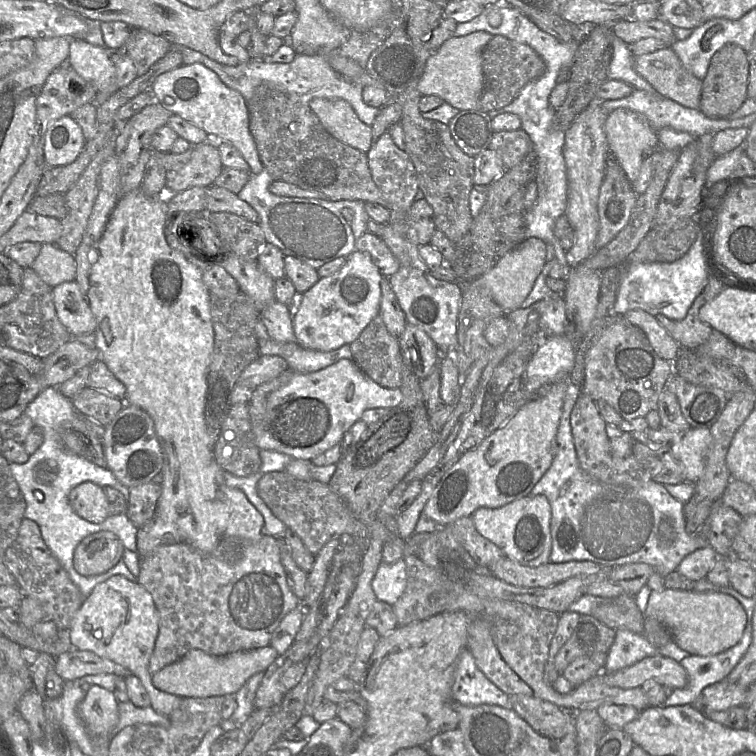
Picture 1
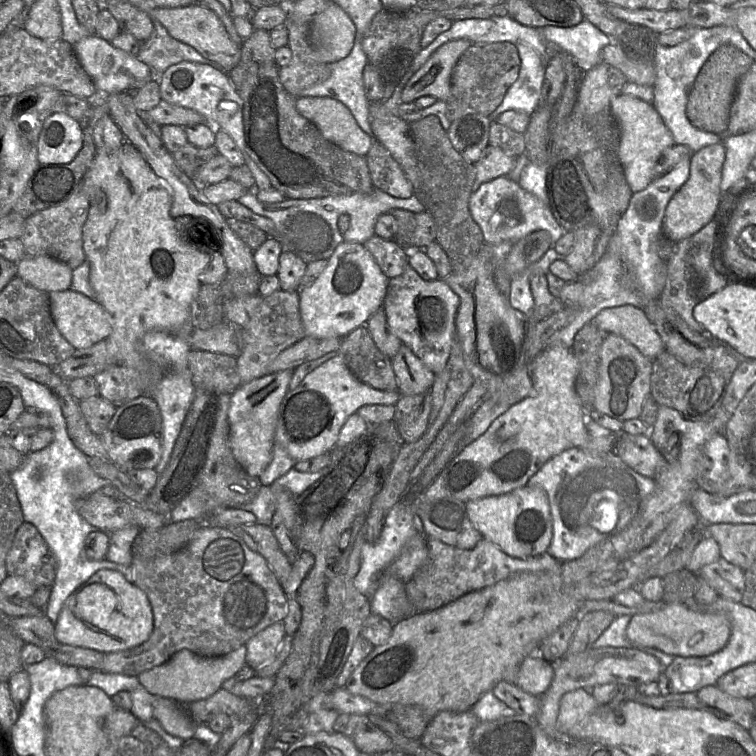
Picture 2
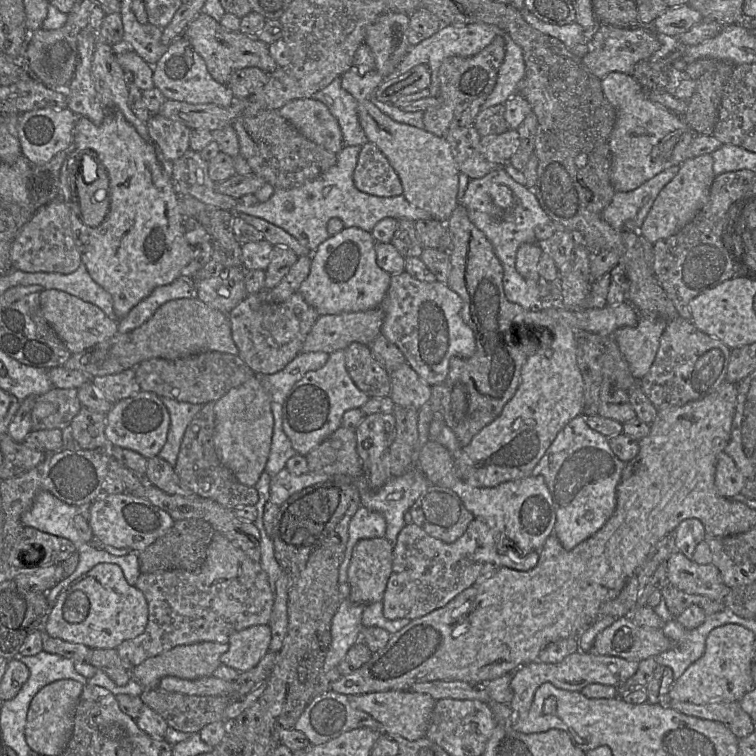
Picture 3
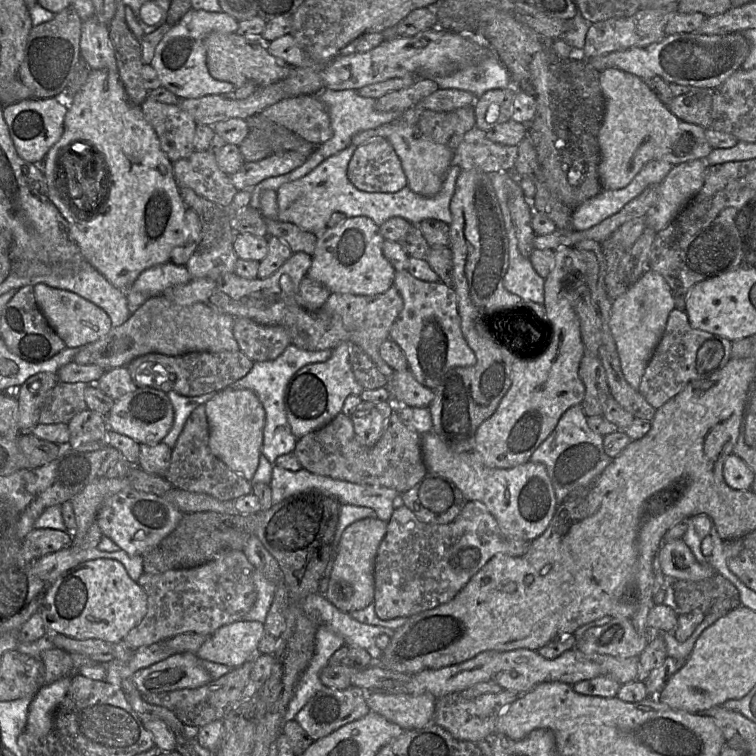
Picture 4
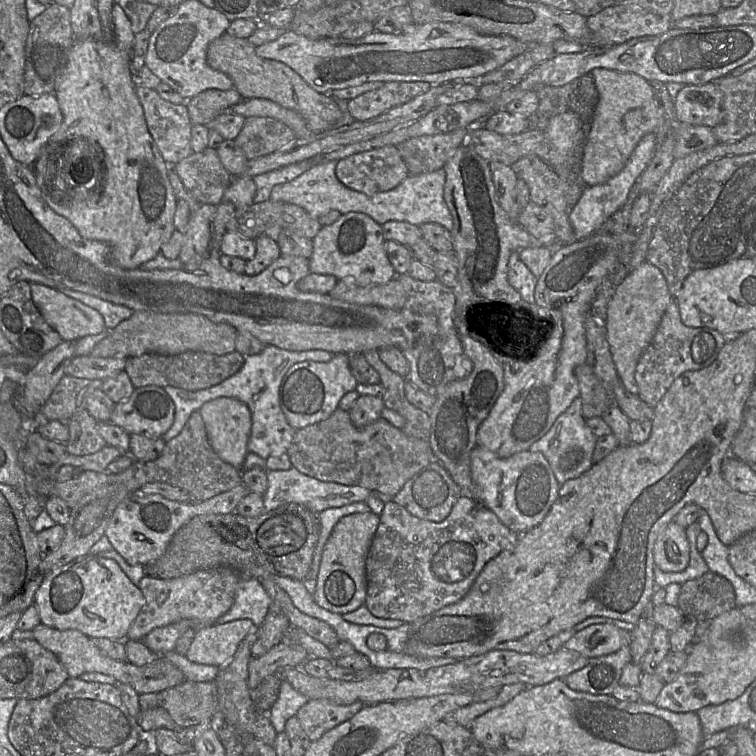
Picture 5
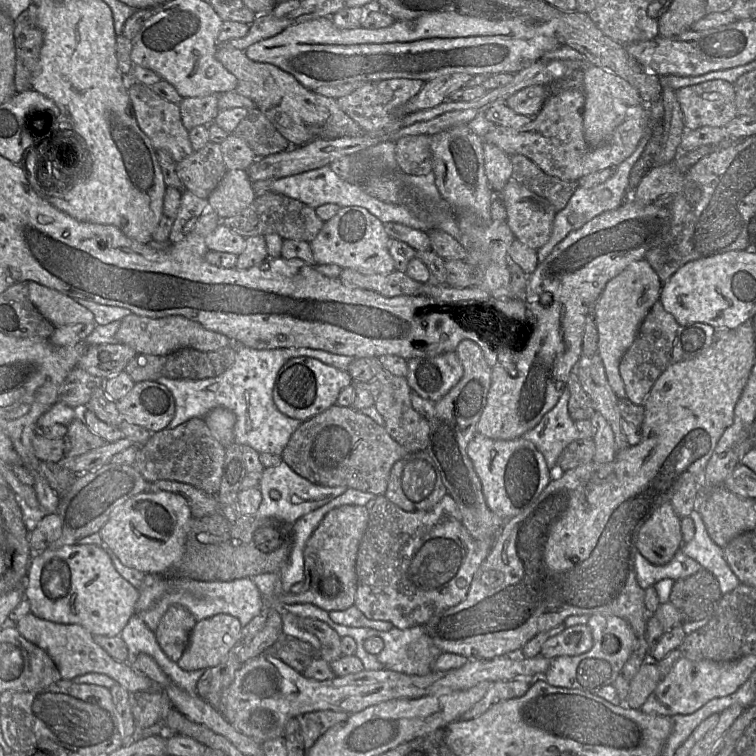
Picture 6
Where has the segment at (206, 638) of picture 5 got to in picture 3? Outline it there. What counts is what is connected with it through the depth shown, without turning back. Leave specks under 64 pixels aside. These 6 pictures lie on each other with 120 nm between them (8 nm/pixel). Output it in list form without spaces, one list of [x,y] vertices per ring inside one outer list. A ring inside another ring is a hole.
[[[268,624],[255,625],[229,637],[229,649],[221,656],[221,663],[240,673],[254,668],[269,652],[271,628]]]

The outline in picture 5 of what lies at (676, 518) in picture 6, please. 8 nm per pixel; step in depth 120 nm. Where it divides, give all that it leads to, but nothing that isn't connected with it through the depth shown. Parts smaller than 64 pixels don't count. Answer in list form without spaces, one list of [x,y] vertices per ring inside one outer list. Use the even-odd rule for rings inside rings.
[[[671,521],[660,532],[653,549],[654,562],[664,572],[681,572],[690,560],[686,529]]]

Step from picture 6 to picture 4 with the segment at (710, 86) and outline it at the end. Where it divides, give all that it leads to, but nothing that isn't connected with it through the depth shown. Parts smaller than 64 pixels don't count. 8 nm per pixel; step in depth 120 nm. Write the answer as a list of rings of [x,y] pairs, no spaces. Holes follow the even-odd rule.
[[[692,89],[674,97],[667,107],[678,119],[707,129],[711,124],[712,101],[712,90]]]

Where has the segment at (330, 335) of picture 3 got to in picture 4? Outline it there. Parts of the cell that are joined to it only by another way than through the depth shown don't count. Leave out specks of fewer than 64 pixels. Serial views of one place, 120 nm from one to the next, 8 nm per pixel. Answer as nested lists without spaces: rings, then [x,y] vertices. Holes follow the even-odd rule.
[[[392,285],[386,292],[373,296],[330,293],[328,299],[322,307],[322,311],[334,313],[341,317],[344,328],[347,331],[346,342],[358,345],[369,356],[378,370],[387,378],[389,383],[389,379],[392,378],[395,371],[381,358],[379,350],[381,344],[385,340],[390,339],[389,334],[391,327],[402,311],[403,306],[404,303],[402,297],[400,296],[397,289]]]

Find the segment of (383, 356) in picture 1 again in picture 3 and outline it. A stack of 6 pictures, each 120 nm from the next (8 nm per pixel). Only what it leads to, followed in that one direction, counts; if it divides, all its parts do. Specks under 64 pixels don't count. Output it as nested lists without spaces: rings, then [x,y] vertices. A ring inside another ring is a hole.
[[[354,342],[344,352],[346,370],[361,391],[369,397],[390,395],[390,373],[374,358],[370,345]]]

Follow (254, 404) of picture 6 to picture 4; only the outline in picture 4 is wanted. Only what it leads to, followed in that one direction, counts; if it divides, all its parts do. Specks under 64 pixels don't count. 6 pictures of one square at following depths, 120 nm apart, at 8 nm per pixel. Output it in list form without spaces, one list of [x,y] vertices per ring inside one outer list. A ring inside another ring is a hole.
[[[291,344],[275,360],[254,362],[248,374],[229,387],[230,389],[249,389],[253,391],[260,400],[265,410],[261,454],[265,456],[271,464],[274,465],[279,456],[293,453],[297,442],[297,438],[292,433],[287,421],[284,408],[284,392],[289,380],[299,369],[308,364],[326,362],[330,358],[331,352],[332,350],[303,350]],[[174,391],[167,392],[166,394],[174,410],[174,419],[172,427],[170,428],[166,436],[163,438],[162,442],[172,449],[175,446],[175,443],[191,412],[199,405],[204,405],[217,393],[218,392],[211,392],[201,396],[186,397]]]

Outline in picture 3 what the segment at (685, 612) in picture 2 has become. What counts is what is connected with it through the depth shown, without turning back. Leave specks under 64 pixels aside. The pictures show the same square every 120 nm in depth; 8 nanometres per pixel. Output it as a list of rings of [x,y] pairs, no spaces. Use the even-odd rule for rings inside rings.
[[[622,616],[595,638],[593,651],[600,655],[643,661],[672,648],[663,628],[640,626],[631,616]]]

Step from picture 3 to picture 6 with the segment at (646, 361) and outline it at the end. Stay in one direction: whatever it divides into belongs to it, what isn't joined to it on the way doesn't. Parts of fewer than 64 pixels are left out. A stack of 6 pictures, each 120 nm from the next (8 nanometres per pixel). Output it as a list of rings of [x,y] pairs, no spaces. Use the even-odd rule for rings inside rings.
[[[644,258],[628,265],[611,279],[595,302],[594,317],[598,330],[598,355],[601,357],[609,385],[618,399],[627,398],[619,365],[626,351],[636,339],[640,326],[659,300],[663,283]]]

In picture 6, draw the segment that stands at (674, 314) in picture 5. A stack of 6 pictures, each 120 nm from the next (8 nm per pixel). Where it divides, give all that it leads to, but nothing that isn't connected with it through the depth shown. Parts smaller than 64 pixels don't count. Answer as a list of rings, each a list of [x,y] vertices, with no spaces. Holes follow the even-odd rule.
[[[659,299],[644,319],[636,339],[619,365],[627,399],[636,405],[644,405],[652,387],[667,368],[705,352],[712,343],[714,331],[711,325],[705,323],[680,325],[674,316],[664,309]]]

